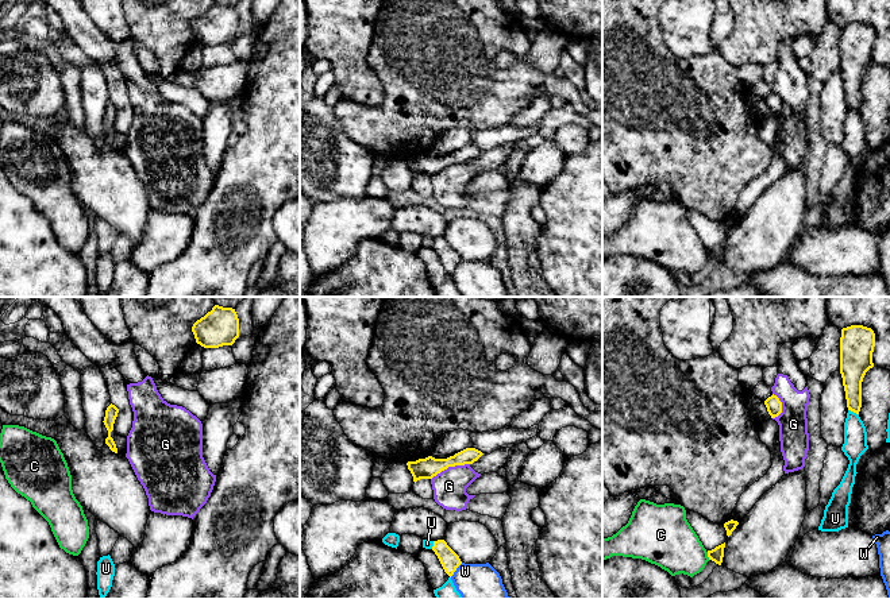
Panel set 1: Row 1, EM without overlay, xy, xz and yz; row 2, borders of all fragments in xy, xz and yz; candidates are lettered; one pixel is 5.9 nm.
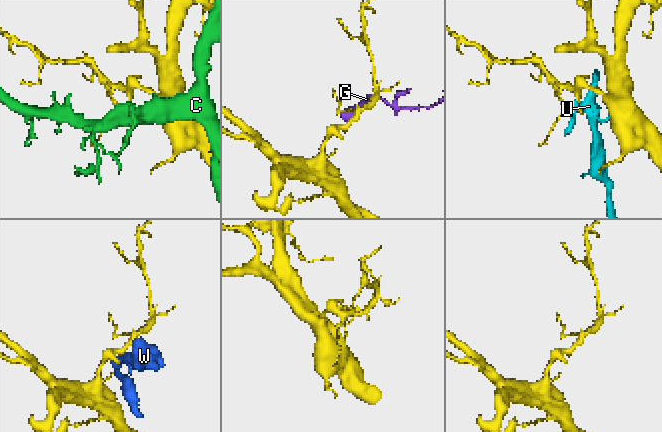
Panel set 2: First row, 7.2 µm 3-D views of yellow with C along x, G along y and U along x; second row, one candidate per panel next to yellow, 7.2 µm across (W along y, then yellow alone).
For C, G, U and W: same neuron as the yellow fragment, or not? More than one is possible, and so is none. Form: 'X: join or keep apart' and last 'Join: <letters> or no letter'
C: keep apart
G: keep apart
U: keep apart
W: keep apart
Join: no letter

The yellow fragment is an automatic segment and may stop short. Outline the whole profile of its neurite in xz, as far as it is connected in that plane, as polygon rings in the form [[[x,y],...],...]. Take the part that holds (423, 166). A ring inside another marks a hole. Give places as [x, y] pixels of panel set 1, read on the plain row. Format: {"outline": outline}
{"outline": [[[466,146],[447,156],[435,156],[428,154],[416,159],[408,159],[407,163],[413,174],[413,179],[416,181],[420,177],[432,177],[448,165],[473,162],[482,152],[483,151],[475,146]]]}

